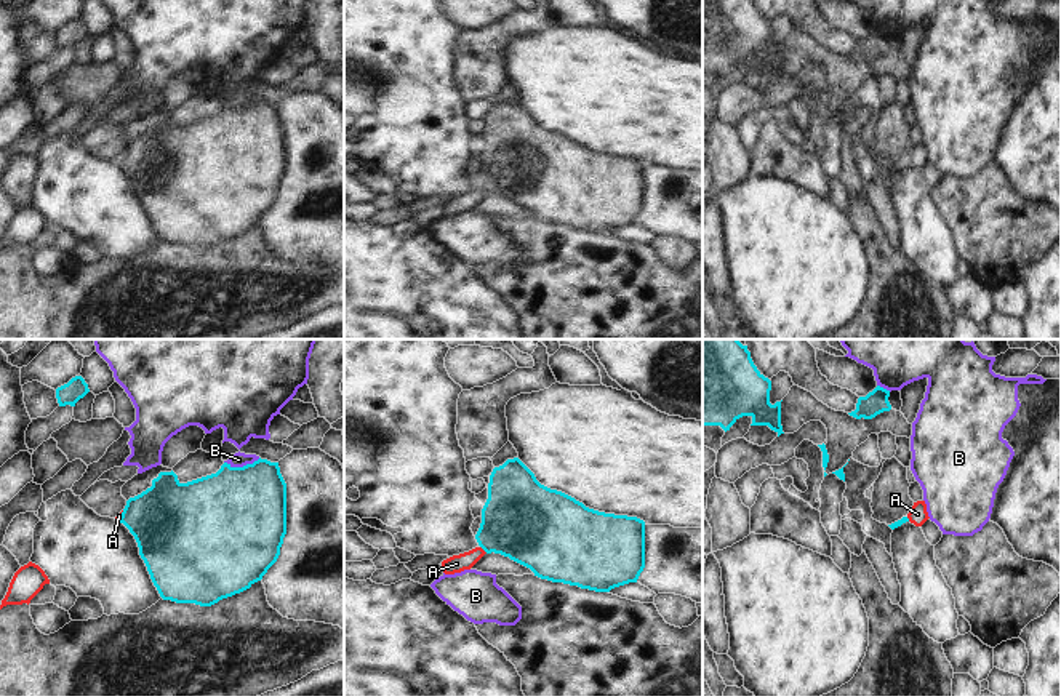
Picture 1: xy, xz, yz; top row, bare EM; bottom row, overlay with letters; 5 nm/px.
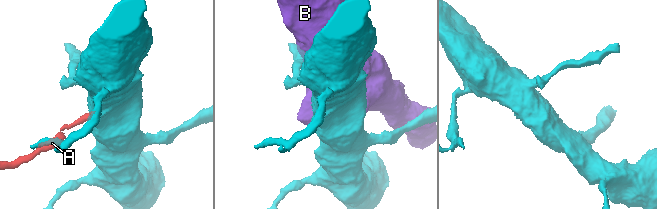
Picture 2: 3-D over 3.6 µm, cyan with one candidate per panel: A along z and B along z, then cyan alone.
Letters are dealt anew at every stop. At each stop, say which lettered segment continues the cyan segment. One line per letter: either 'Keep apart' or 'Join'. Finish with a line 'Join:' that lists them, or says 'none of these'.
A: Keep apart
B: Keep apart
Join: none of these.

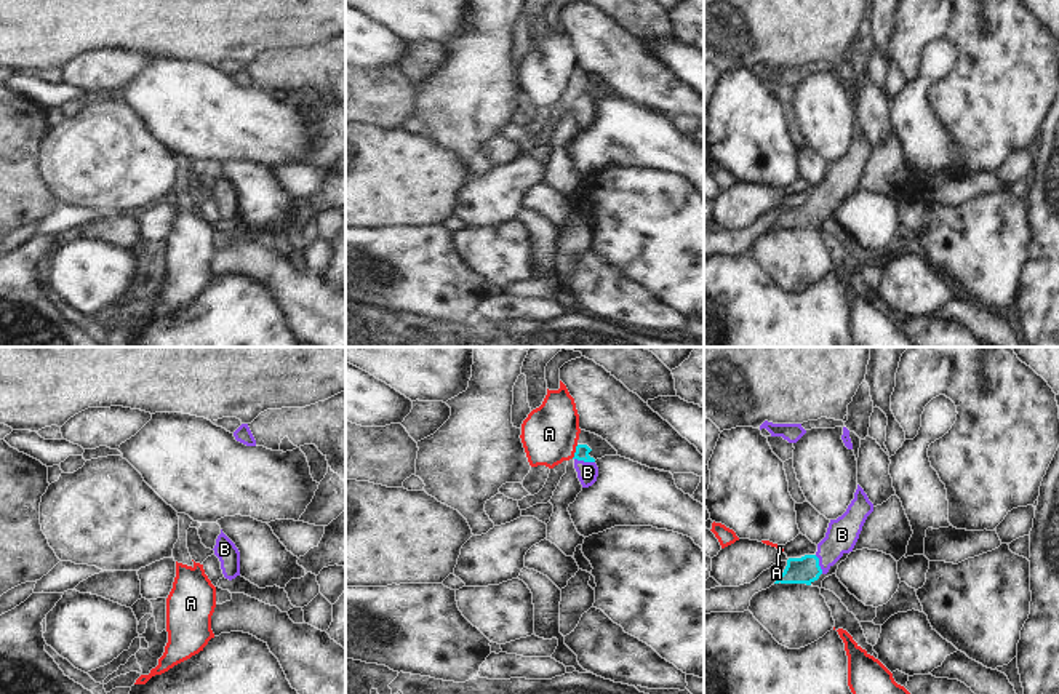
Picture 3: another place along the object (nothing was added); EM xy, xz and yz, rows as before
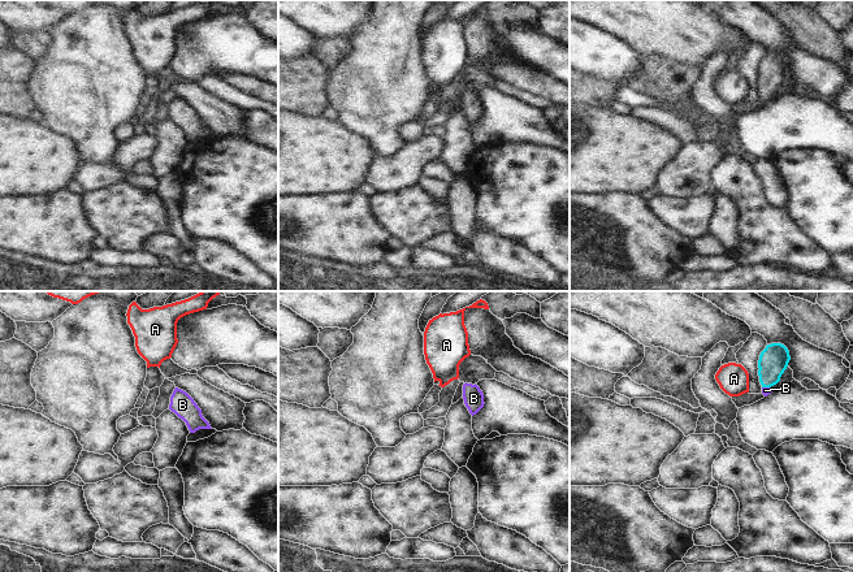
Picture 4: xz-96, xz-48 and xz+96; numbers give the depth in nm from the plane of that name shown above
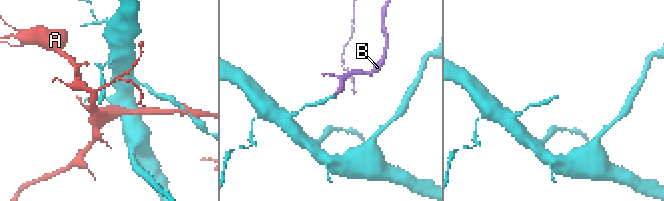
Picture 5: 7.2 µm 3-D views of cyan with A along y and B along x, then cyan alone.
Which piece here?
A: Keep apart
B: Join
Join: B.

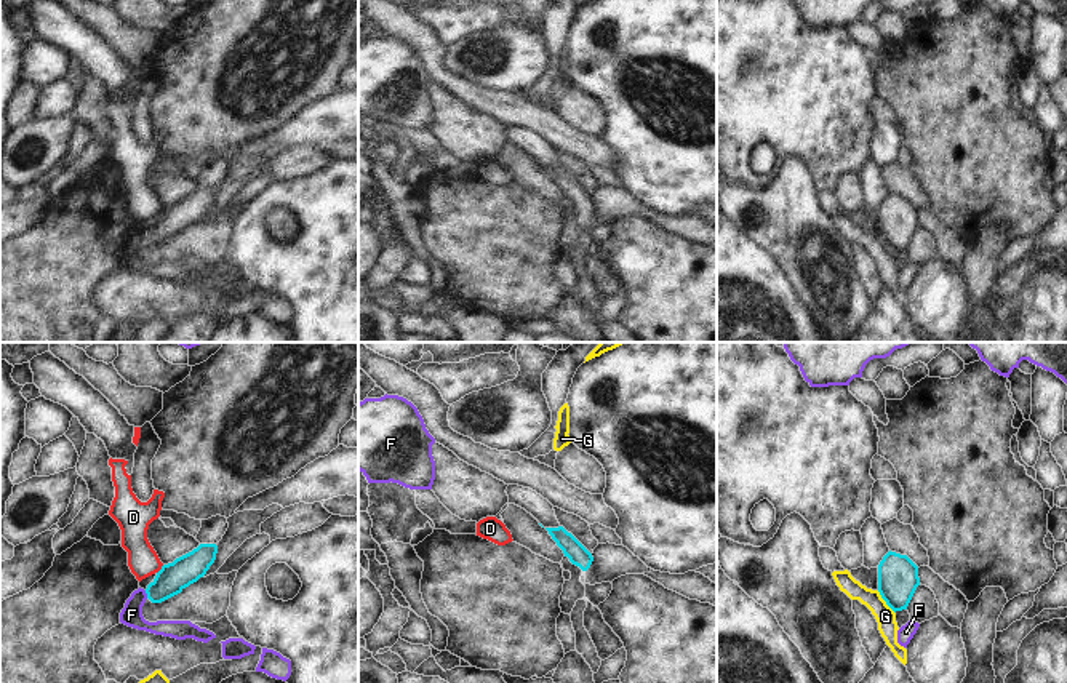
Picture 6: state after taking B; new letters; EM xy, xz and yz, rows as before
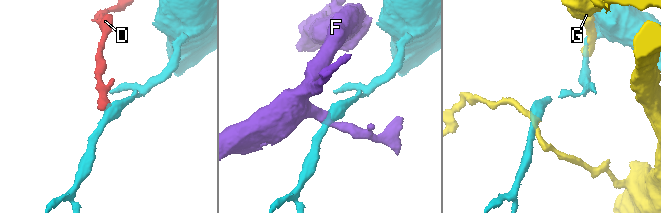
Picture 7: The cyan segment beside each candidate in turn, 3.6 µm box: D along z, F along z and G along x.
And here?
D: Keep apart
F: Keep apart
G: Keep apart
Join: none of these.

